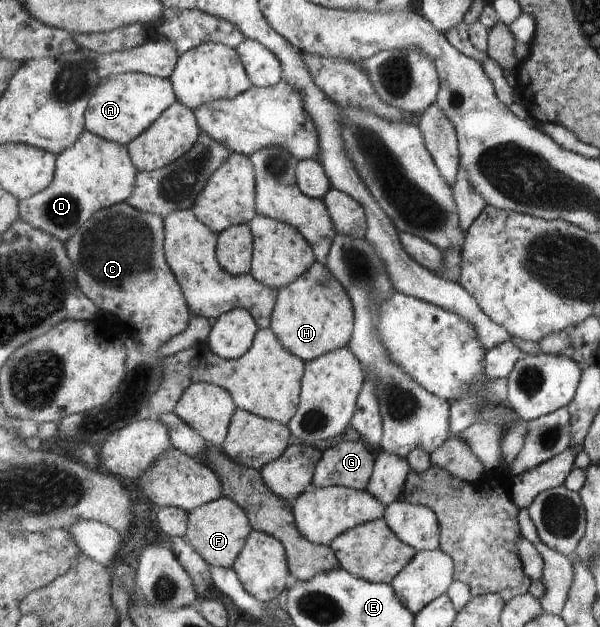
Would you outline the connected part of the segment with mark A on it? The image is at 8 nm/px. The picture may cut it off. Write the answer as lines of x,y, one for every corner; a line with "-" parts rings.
145,73
109,75
98,86
86,112
87,130
104,139
129,146
147,132
178,101
172,80

